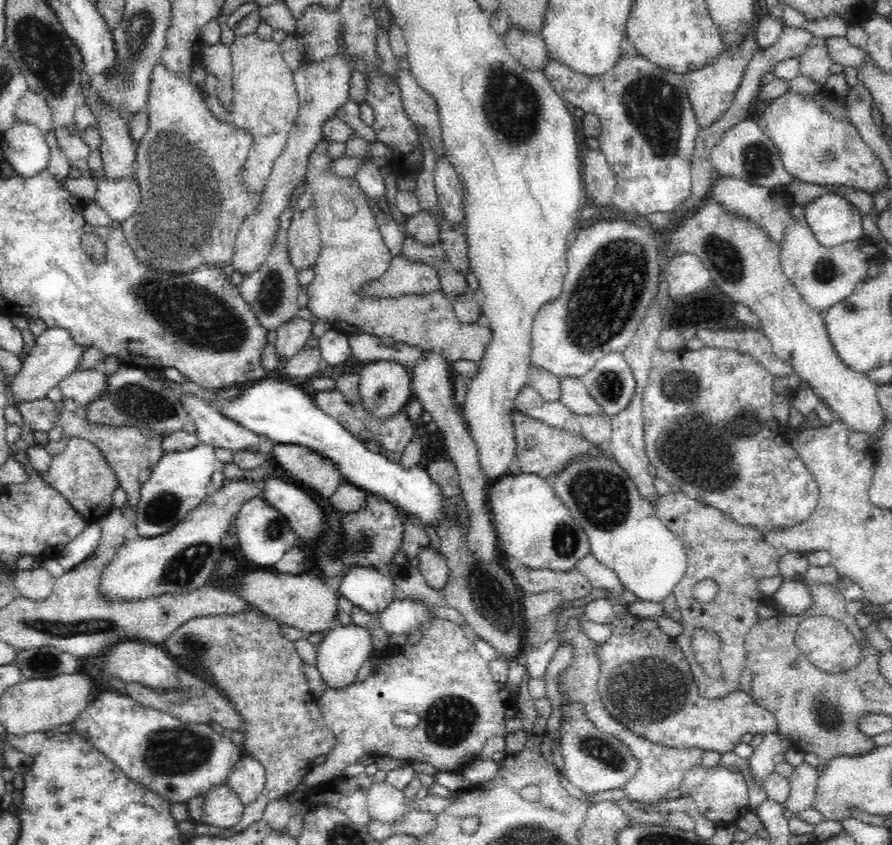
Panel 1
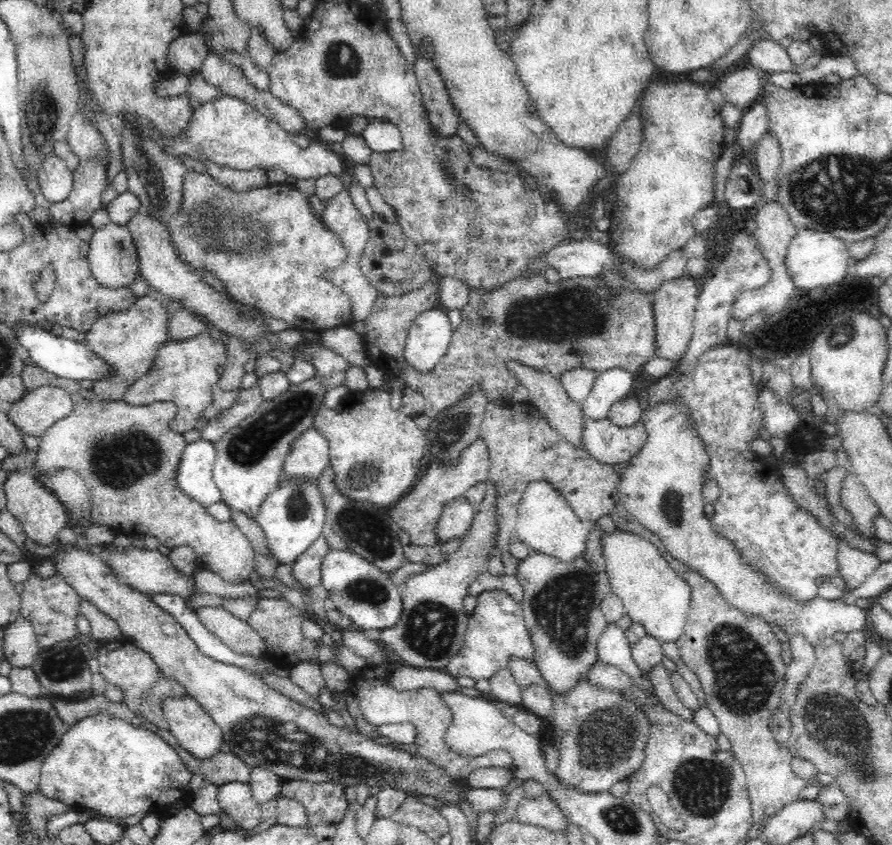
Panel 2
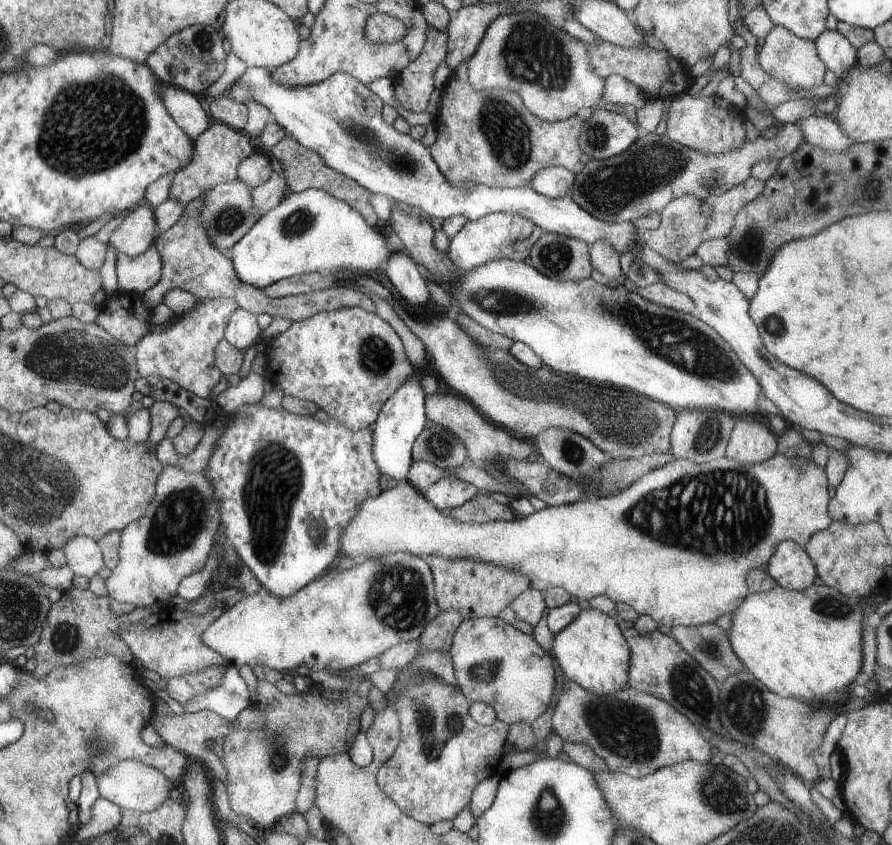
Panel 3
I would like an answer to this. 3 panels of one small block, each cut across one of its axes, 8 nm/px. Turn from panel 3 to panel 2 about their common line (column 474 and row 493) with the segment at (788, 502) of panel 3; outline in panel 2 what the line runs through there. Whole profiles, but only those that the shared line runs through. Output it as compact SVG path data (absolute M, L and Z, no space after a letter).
M550 482L528 484L524 498L520 502L520 512L516 518L516 532L520 542L524 542L532 552L554 556L562 562L572 562L586 552L586 540L590 526L572 512L564 496Z

